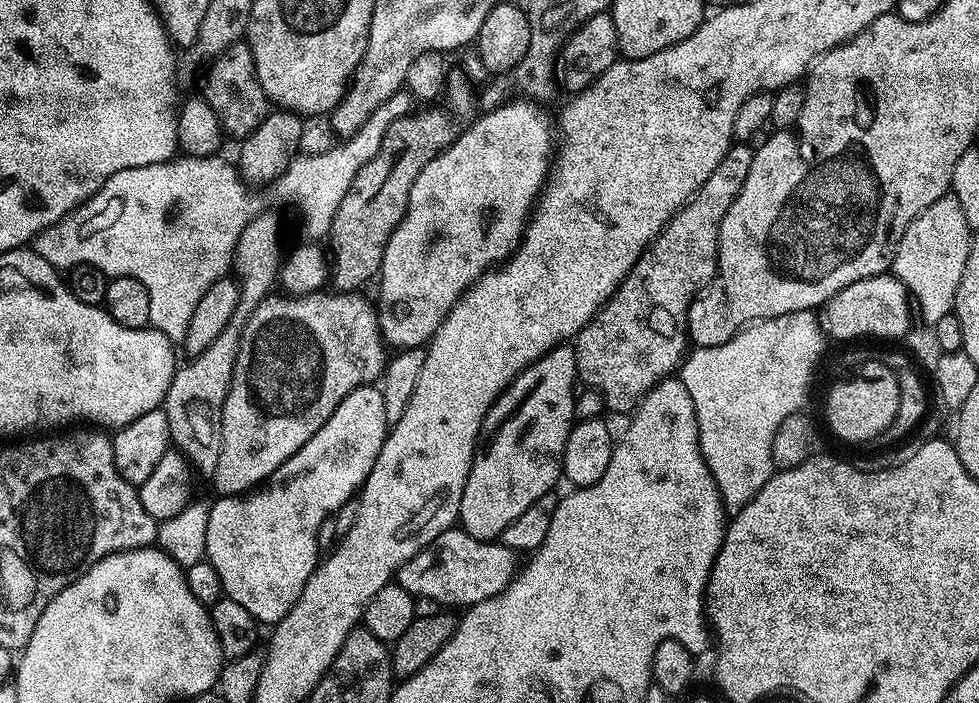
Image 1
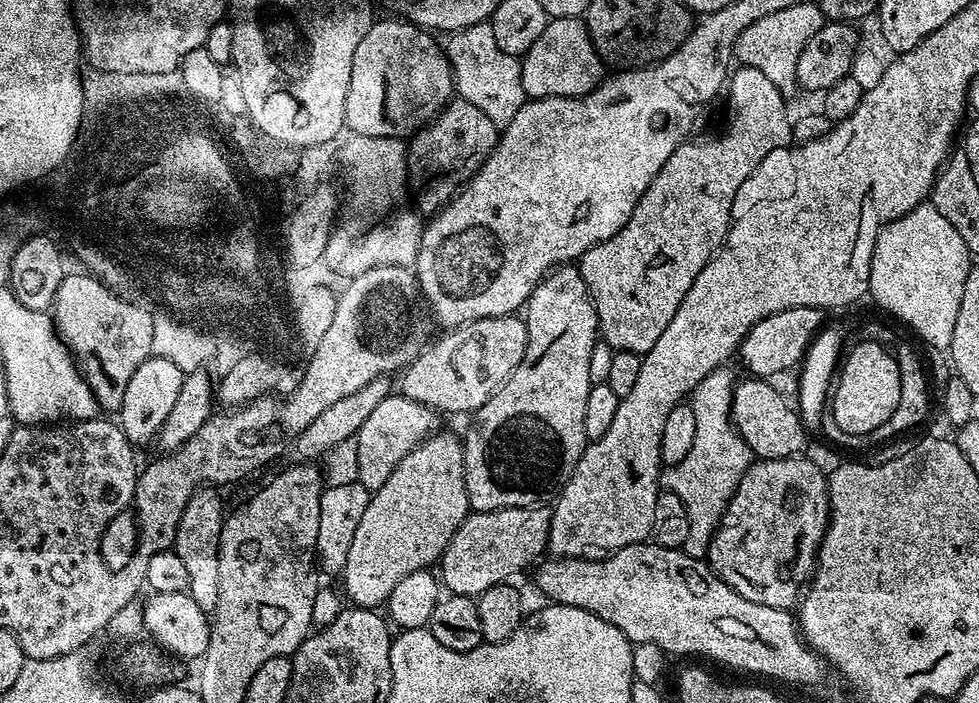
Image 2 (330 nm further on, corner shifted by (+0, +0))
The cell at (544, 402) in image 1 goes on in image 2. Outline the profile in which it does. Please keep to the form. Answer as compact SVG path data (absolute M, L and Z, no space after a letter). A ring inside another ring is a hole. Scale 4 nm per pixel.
M570 263L552 269L530 294L527 312L528 341L524 361L514 369L505 384L476 409L471 417L468 437L465 435L462 440L464 481L468 507L472 512L534 508L551 501L559 493L566 477L574 474L586 447L586 398L594 383L592 351L596 348L596 340L598 344L600 319L579 267Z

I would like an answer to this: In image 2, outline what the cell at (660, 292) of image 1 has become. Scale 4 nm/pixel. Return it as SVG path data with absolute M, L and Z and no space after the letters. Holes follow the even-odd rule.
M740 66L737 69L737 72L733 76L731 73L726 80L728 132L714 137L713 140L696 140L697 138L692 138L678 145L674 150L674 154L670 154L670 158L666 158L662 170L658 170L658 174L654 174L650 186L642 194L638 206L634 206L634 214L630 214L626 226L622 226L622 230L618 230L618 234L598 242L590 250L586 250L586 254L580 256L578 267L588 287L588 293L592 296L596 313L600 319L599 335L602 337L603 343L605 340L609 344L609 349L617 352L638 352L643 354L650 351L654 346L654 342L658 342L658 338L662 338L662 330L666 330L666 326L670 326L670 318L674 318L674 314L678 314L678 306L682 306L682 298L686 298L690 286L694 286L694 278L698 278L698 274L702 274L704 267L711 262L713 256L719 251L722 243L727 238L732 222L732 207L734 206L735 194L741 189L742 182L746 181L750 174L753 174L755 168L772 150L778 147L789 147L793 143L793 117L788 116L788 104L784 101L787 100L785 93L780 92L778 86L774 86L774 82L770 82L770 78L766 78L766 74L762 74L762 70L754 70L754 66Z

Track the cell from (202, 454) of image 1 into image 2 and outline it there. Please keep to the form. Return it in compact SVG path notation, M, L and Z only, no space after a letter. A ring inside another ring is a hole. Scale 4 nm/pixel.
M204 486L195 491L182 512L178 522L174 550L178 558L186 565L188 575L188 595L202 606L202 610L211 613L218 602L218 554L220 553L220 535L226 519L224 504L215 487Z

